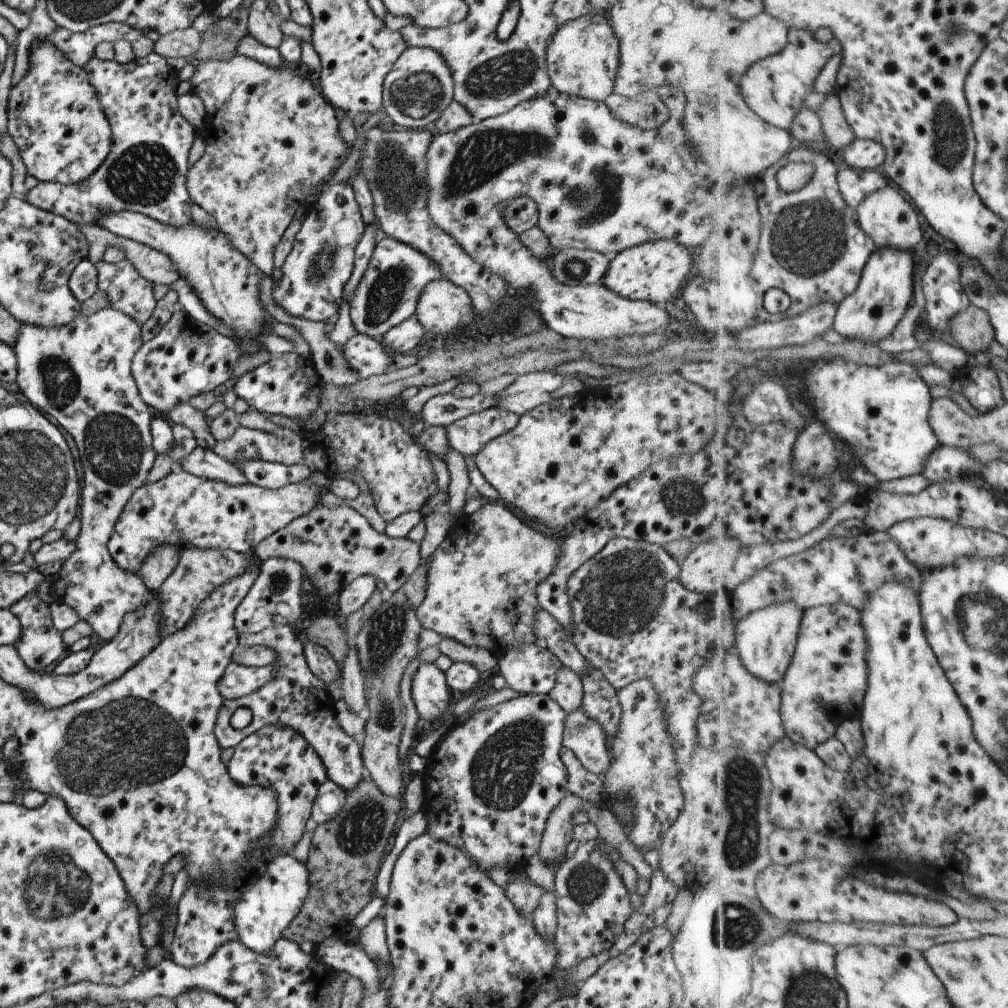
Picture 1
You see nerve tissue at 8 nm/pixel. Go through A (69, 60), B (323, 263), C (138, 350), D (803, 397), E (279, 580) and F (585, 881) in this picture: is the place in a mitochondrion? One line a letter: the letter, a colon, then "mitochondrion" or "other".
A: other
B: mitochondrion
C: other
D: other
E: mitochondrion
F: mitochondrion

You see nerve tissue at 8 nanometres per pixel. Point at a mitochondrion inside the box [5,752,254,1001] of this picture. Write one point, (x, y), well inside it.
(56, 885)

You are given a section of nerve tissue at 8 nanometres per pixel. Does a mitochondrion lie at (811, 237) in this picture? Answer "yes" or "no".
yes

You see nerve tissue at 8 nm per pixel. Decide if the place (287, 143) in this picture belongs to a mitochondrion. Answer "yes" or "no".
no

